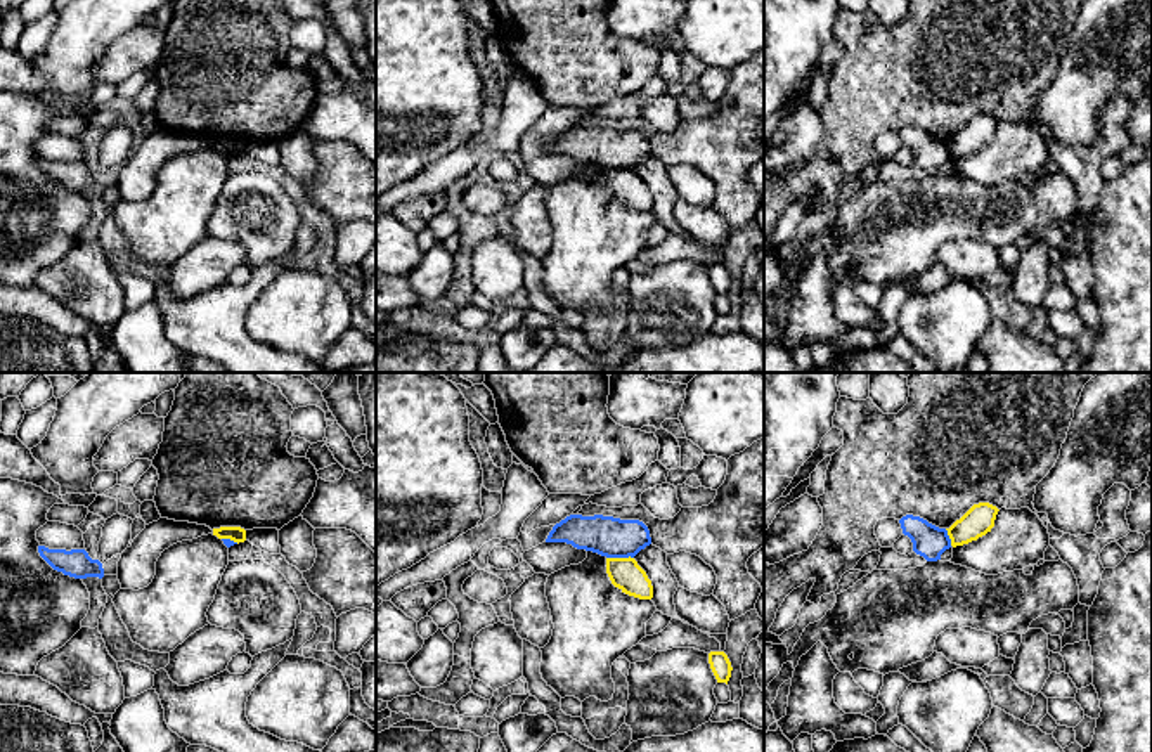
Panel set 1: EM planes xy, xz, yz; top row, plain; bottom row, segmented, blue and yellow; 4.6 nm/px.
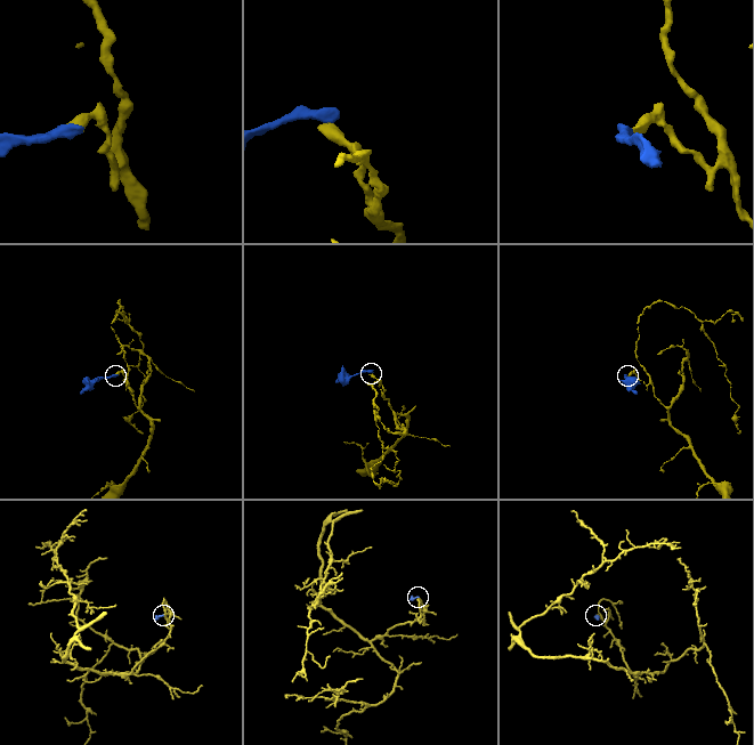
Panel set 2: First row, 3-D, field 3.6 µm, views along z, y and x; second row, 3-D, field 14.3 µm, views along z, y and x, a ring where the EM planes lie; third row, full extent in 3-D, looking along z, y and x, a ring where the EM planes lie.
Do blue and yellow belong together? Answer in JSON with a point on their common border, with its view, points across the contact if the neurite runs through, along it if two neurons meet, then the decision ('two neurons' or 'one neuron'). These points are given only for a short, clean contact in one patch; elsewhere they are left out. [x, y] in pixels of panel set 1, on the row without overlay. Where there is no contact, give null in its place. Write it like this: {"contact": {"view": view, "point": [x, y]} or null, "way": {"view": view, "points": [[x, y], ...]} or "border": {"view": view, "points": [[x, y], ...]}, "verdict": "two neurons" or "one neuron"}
{"contact": {"view": "xz", "point": [619, 168]}, "border": {"view": "xz", "points": [[633, 168], [607, 170]]}, "verdict": "two neurons"}

